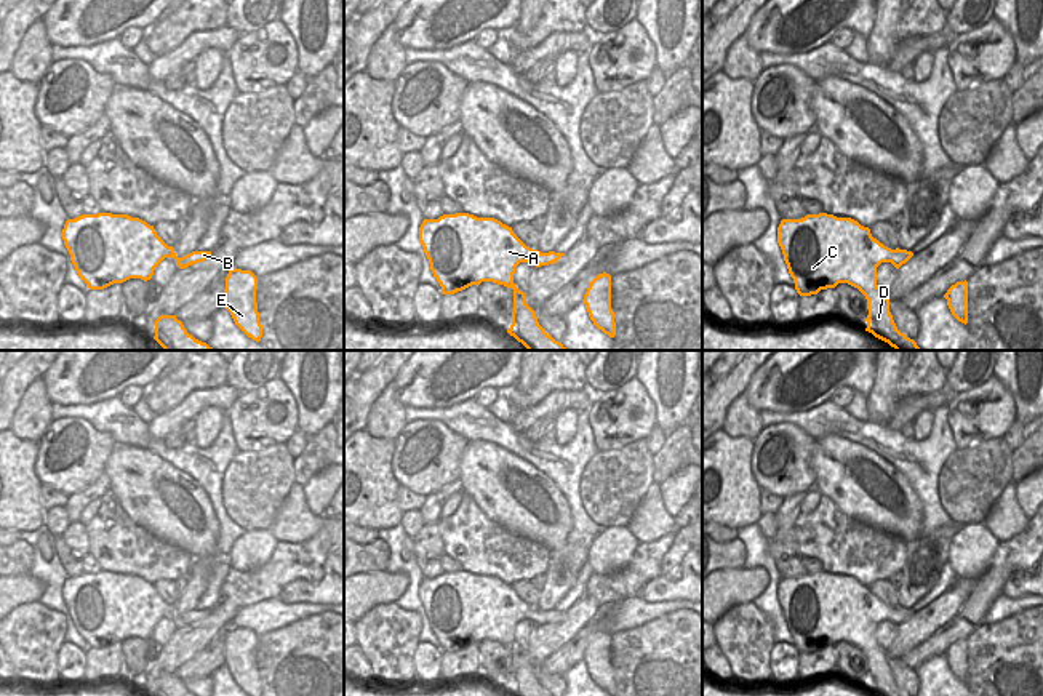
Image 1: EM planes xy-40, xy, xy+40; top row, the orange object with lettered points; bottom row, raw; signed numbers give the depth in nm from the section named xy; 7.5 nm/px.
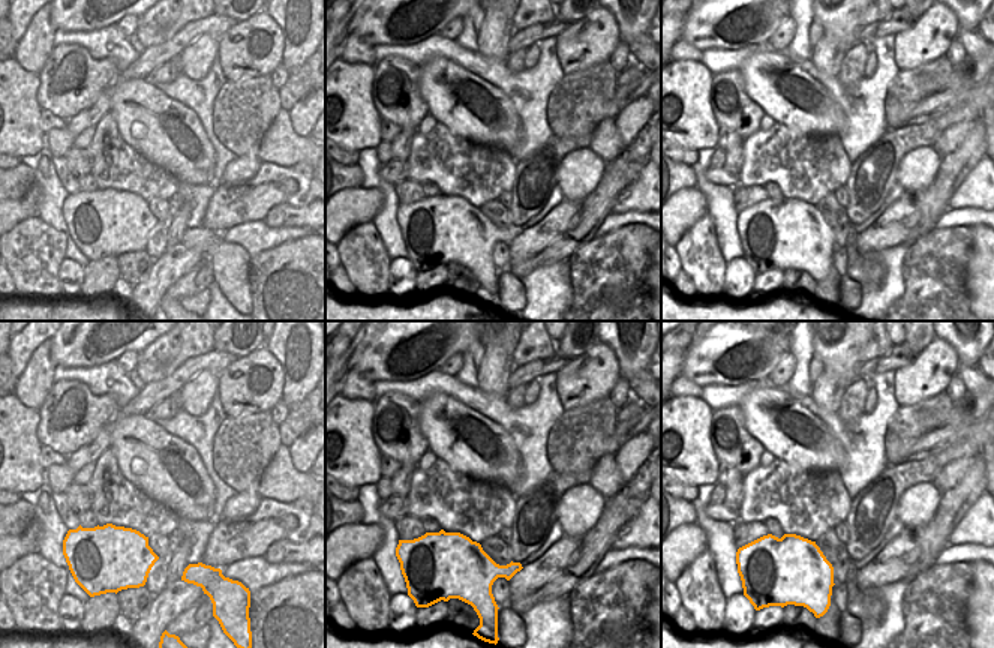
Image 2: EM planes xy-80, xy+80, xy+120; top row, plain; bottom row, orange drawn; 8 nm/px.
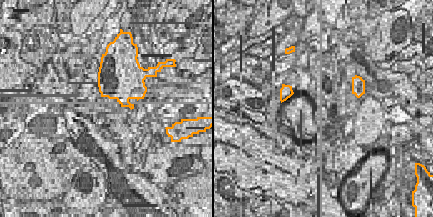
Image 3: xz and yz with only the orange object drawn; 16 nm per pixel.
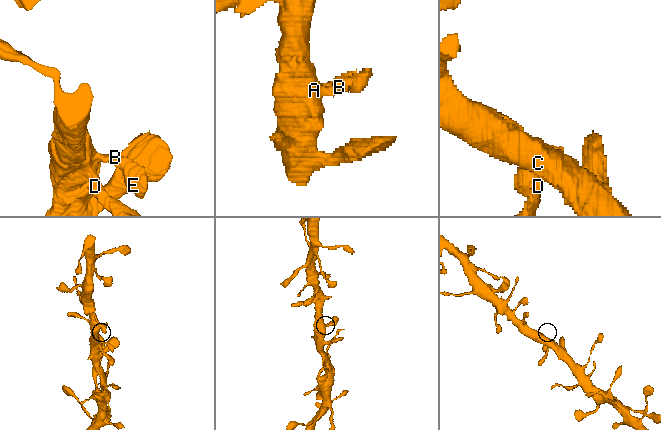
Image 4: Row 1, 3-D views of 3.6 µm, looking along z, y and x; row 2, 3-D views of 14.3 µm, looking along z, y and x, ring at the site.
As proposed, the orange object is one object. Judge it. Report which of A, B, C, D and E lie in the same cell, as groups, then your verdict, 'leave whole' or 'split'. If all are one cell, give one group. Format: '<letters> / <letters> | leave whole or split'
A B C D E | leave whole

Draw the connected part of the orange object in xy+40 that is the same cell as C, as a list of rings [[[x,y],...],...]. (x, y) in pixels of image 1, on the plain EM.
[[[827,571],[782,578],[777,602],[800,654],[848,642],[867,658],[865,690],[875,696],[907,696],[897,688],[889,658],[877,643],[877,626],[891,621],[899,627],[912,610],[891,608],[873,597],[869,586]]]

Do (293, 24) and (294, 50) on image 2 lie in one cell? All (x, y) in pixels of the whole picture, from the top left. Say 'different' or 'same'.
same

